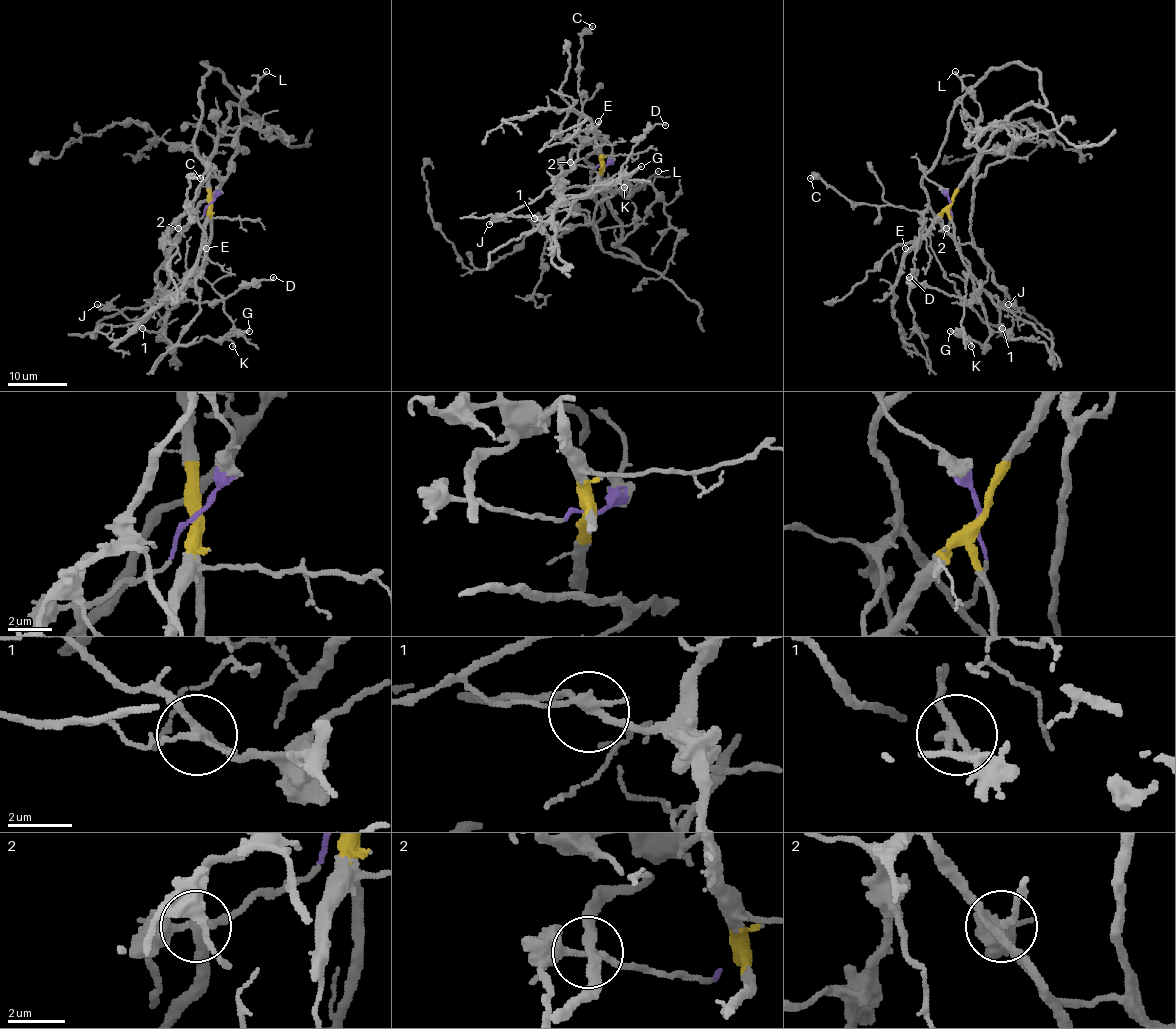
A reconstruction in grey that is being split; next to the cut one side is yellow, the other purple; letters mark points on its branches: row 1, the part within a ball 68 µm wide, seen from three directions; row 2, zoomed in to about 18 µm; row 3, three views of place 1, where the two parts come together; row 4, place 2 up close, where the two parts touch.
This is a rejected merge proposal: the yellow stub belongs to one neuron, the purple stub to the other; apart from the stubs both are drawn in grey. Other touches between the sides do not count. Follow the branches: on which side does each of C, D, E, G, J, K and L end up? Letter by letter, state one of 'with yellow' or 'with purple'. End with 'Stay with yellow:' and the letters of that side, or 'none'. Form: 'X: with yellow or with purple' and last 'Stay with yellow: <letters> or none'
C: with yellow
D: with yellow
E: with yellow
G: with yellow
J: with yellow
K: with yellow
L: with purple
Stay with yellow: C, D, E, G, J, K

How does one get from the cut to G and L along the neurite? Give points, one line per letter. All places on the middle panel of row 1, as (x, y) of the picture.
G: (602, 166), (594, 184), (627, 177), (642, 166)
L: (602, 166), (565, 162), (562, 181), (565, 187), (618, 190), (631, 196), (658, 171)

